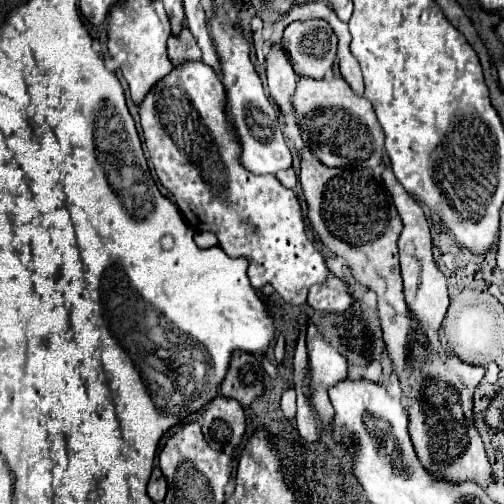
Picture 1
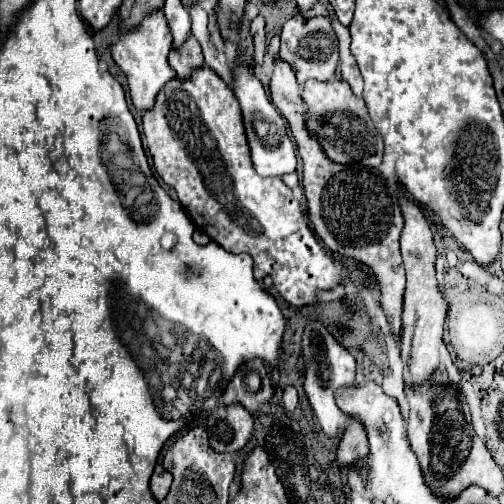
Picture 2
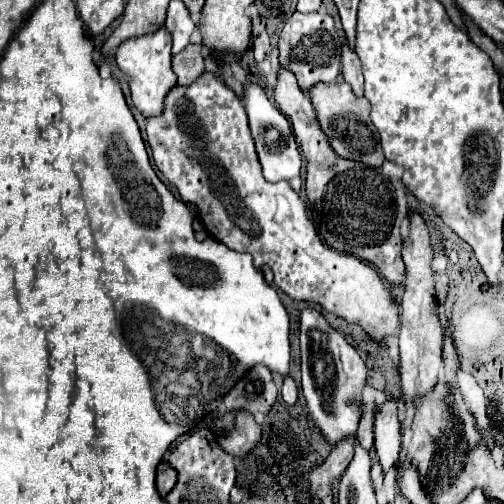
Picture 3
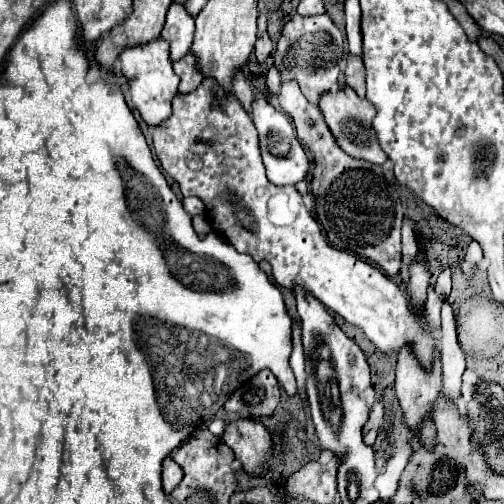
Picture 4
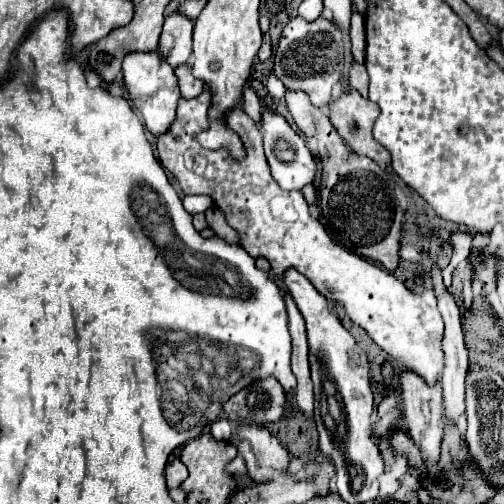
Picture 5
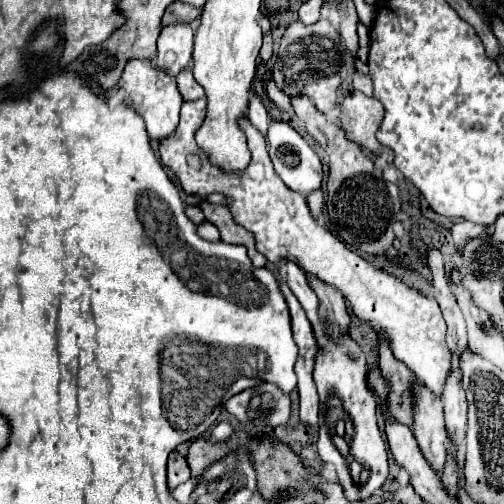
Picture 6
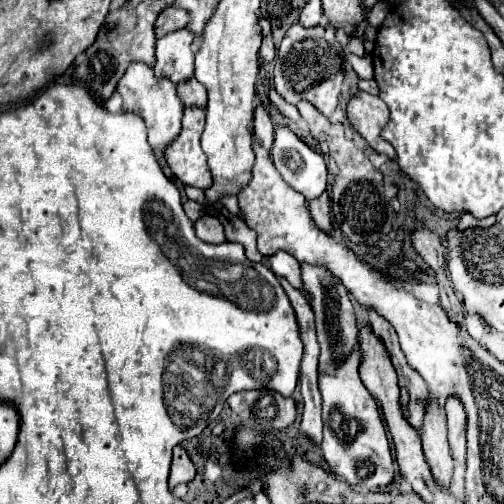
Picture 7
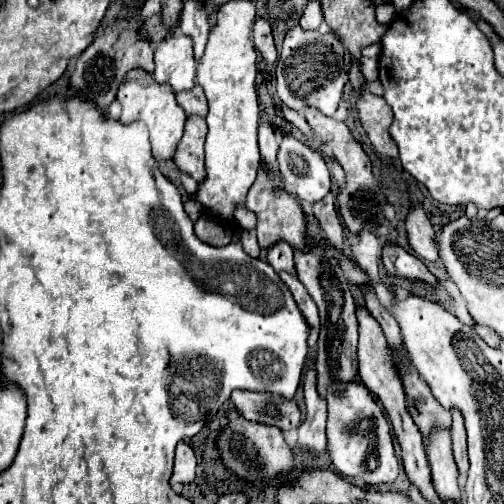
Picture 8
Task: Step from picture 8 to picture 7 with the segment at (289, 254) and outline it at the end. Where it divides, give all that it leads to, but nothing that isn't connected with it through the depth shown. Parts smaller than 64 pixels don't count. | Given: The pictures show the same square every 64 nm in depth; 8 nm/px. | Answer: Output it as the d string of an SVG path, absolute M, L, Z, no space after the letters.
M278 252L276 256L272 256L270 266L272 266L272 272L276 276L284 276L296 290L300 290L306 296L306 300L310 300L308 292L304 290L304 284L302 284L300 264L296 264L296 260L292 256L288 256L288 252Z

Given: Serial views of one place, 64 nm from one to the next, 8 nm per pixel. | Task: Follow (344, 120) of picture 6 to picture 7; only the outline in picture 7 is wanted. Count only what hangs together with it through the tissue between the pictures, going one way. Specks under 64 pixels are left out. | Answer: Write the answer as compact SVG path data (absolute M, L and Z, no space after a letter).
M358 90L356 96L348 100L346 114L354 130L370 144L370 148L392 160L396 158L394 148L386 140L380 140L380 130L388 122L388 106L378 96Z

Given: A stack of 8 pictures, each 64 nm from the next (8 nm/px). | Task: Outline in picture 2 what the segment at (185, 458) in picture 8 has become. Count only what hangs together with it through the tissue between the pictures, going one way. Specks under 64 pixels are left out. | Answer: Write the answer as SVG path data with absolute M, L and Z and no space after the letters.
M158 464L154 468L154 474L150 478L150 490L152 490L152 496L160 502L166 498L168 490L170 490L170 484L172 484L172 476Z

